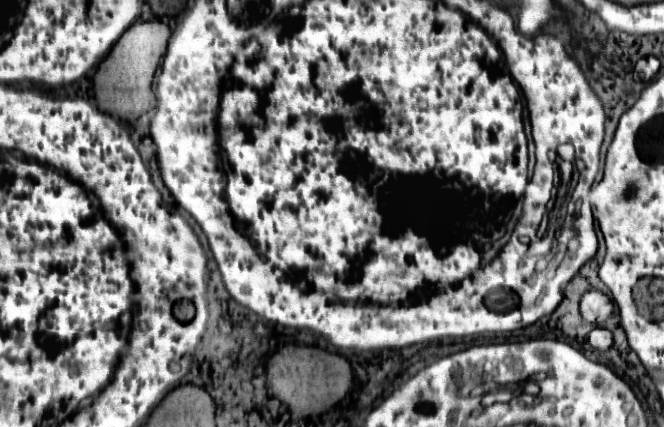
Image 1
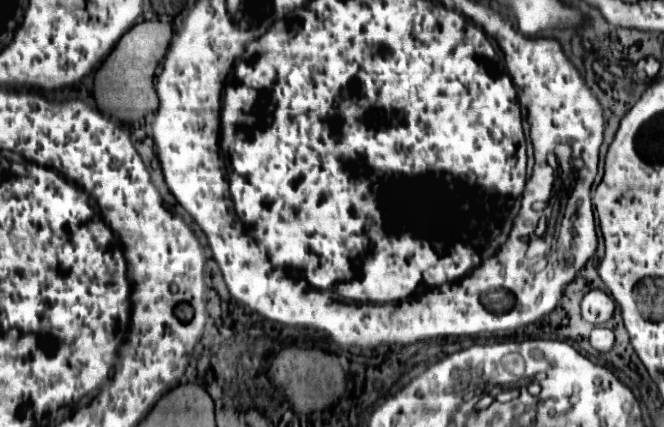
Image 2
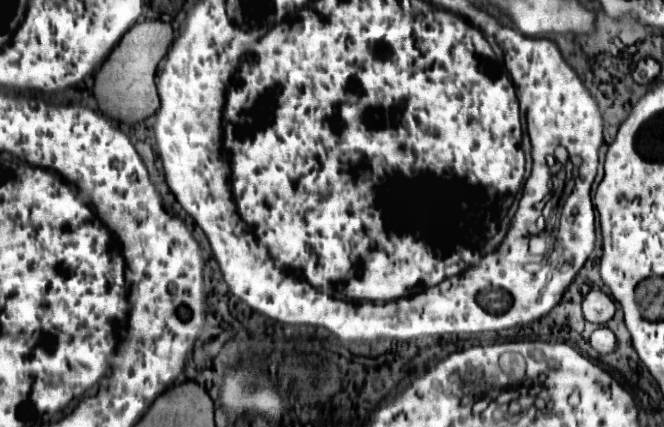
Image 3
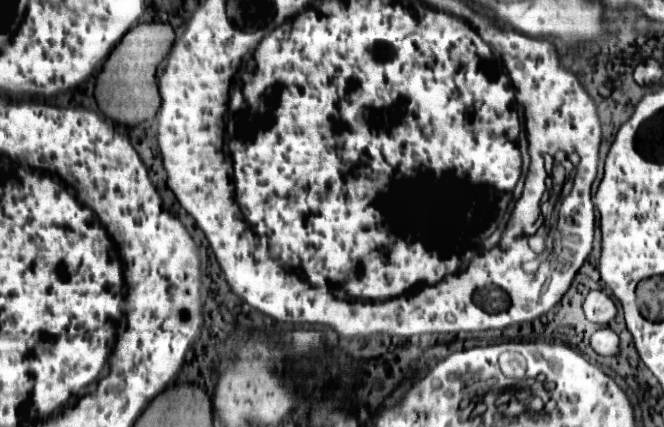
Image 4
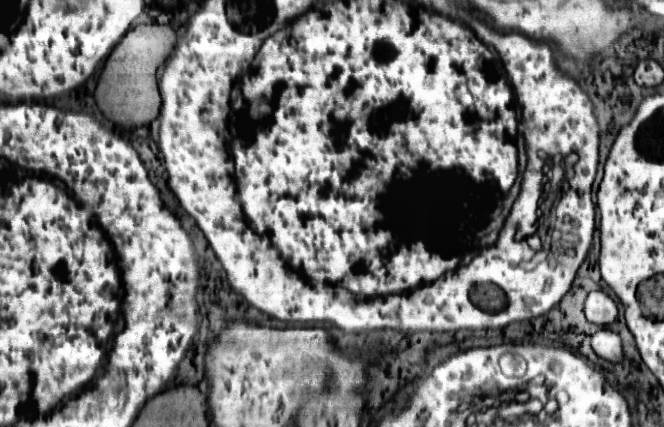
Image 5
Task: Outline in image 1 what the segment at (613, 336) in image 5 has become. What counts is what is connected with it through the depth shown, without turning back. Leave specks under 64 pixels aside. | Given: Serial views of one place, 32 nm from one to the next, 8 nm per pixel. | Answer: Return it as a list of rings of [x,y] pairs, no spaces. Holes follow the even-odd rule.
[[[594,328],[590,334],[588,334],[588,342],[592,348],[604,352],[612,346],[612,332],[606,330],[606,328]]]

